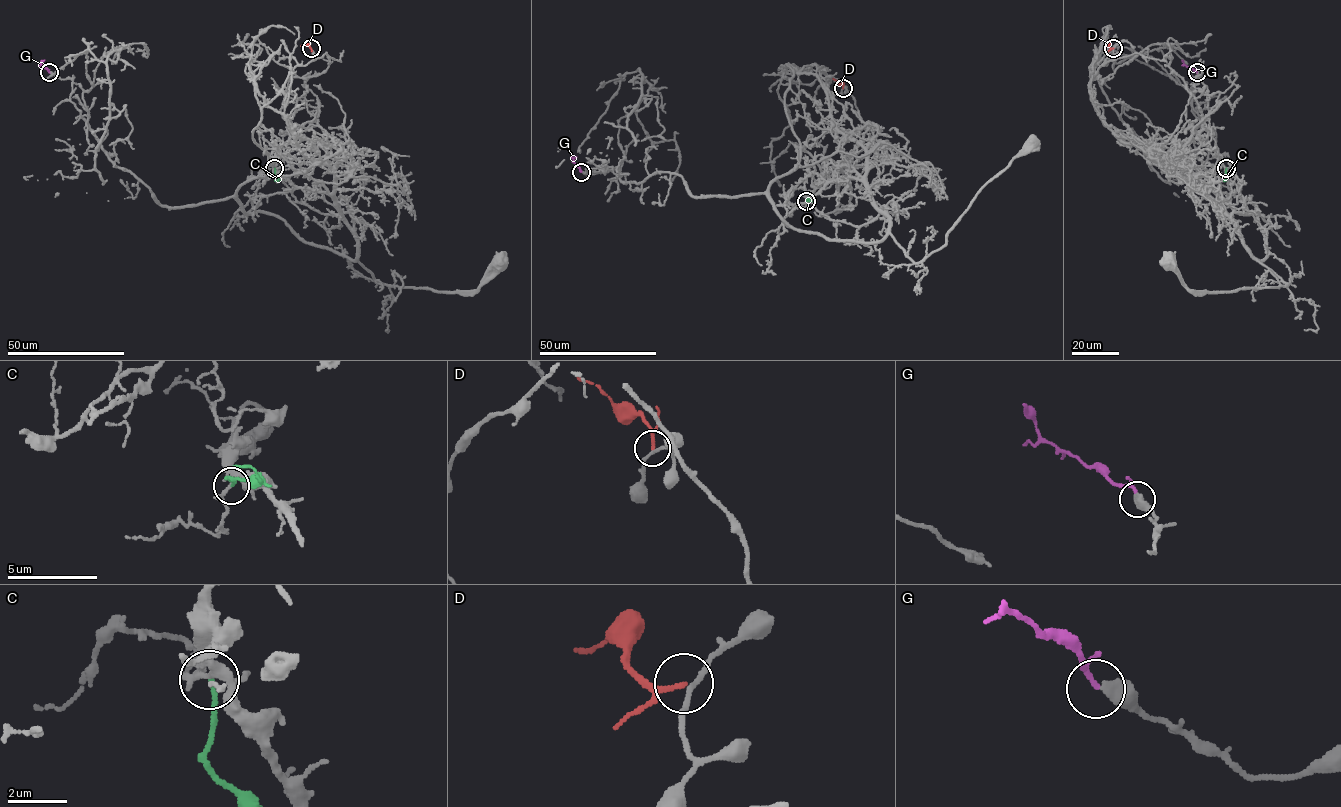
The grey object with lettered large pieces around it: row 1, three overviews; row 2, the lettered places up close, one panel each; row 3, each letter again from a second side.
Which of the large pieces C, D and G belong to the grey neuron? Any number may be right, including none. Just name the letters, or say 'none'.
none

